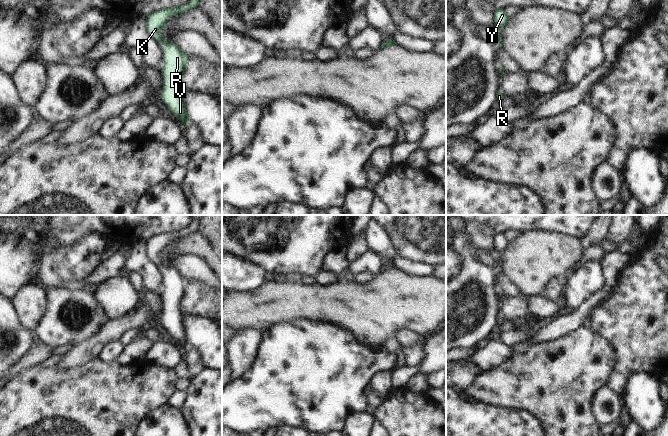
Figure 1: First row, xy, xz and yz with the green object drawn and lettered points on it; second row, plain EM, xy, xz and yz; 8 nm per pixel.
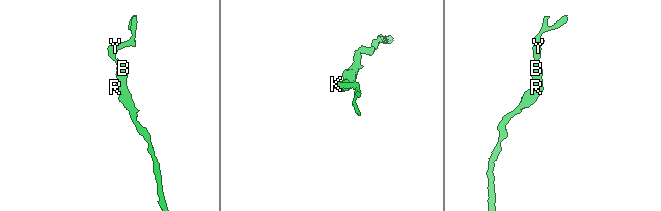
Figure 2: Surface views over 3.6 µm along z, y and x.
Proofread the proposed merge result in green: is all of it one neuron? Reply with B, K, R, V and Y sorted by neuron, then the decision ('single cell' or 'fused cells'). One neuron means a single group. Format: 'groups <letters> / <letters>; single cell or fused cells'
groups B K R V Y; single cell

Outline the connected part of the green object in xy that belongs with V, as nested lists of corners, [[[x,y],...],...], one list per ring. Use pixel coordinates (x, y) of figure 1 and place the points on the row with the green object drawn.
[[[189,0],[183,5],[170,8],[161,8],[146,14],[146,27],[149,33],[162,44],[164,51],[164,65],[160,70],[163,75],[164,85],[160,94],[169,110],[185,126],[190,122],[188,119],[186,104],[184,101],[184,89],[182,76],[186,69],[188,55],[173,42],[162,39],[162,29],[166,22],[191,8],[200,5],[200,0]]]

